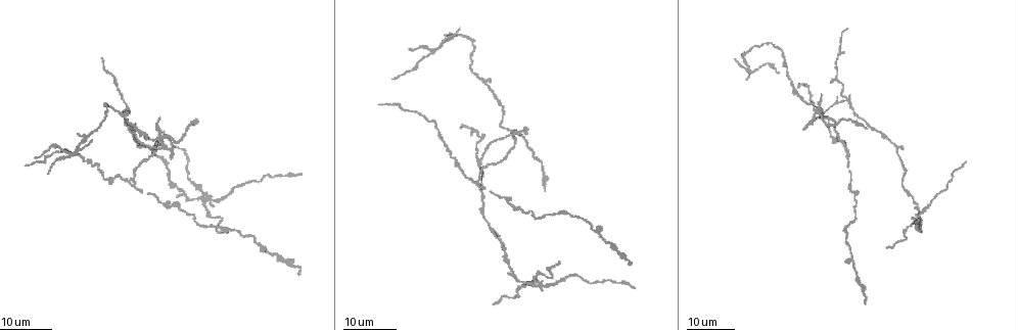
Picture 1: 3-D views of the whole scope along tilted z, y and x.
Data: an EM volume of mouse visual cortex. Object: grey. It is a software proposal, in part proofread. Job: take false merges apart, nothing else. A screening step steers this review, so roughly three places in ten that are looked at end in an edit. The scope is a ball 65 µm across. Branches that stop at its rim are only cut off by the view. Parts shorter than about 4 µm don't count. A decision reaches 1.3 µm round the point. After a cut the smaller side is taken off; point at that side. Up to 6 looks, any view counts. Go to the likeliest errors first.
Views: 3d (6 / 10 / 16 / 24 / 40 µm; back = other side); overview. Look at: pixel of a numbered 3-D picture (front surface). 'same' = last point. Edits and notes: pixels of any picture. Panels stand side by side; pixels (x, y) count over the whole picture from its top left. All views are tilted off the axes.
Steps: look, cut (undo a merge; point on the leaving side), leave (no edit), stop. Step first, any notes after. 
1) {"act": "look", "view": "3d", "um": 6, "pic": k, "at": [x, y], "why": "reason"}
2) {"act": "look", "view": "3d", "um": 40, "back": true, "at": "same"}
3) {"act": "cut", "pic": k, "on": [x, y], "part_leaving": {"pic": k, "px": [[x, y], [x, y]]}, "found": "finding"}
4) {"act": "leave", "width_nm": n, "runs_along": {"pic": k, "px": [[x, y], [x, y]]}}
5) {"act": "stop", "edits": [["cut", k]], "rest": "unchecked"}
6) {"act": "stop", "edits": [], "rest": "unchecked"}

{"act": "look", "view": "3d", "um": 24, "pic": 1, "at": [208, 200], "why": "thin arm on a thick one"}

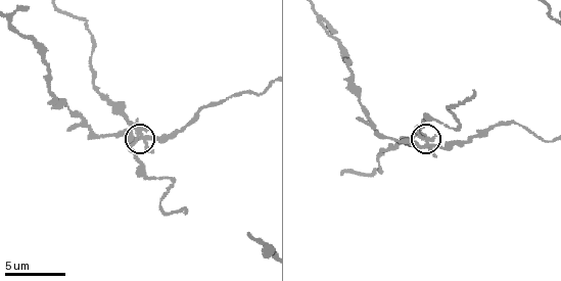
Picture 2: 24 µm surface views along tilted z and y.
{"act": "look", "view": "3d", "um": 10, "pic": 2, "at": [430, 146]}

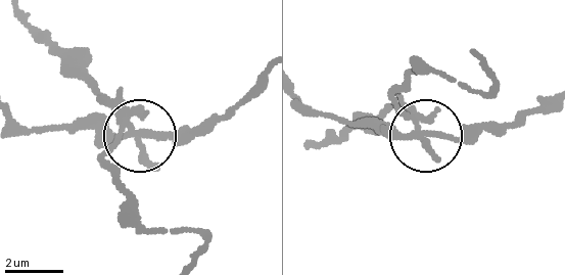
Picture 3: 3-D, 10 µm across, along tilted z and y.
{"act": "cut", "pic": 3, "on": [121, 101], "part_leaving": {"pic": 3, "px": [[131, 129], [123, 108], [66, 71], [20, 12]]}, "found": "two neurons meet here"}

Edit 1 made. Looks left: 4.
{"act": "look", "view": "3d", "um": 16, "pic": 1, "at": [477, 161], "why": "four or more arms meet"}

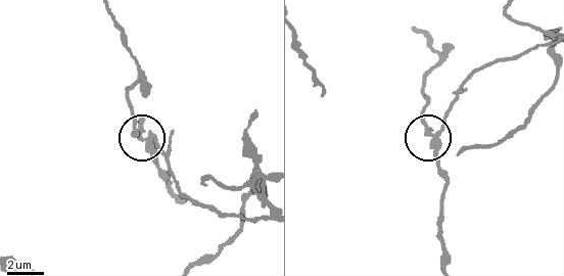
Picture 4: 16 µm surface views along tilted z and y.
{"act": "look", "view": "3d", "um": 10, "pic": 4, "at": [147, 142]}

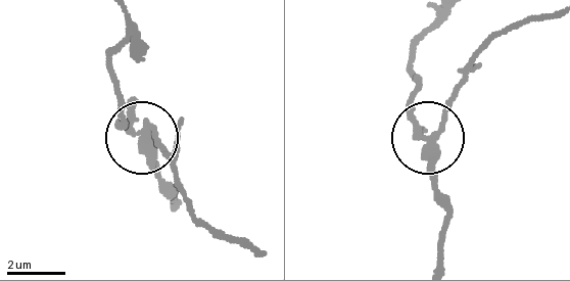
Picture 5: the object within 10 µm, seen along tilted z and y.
{"act": "cut", "pic": 5, "on": [159, 138], "arms": 4, "part_leaving": {"pic": 5, "px": [[138, 131], [151, 130], [195, 214], [243, 240]]}, "found": "two neurons meet here"}

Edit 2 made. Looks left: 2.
{"act": "look", "view": "3d", "um": 16, "pic": 1, "at": [896, 144]}

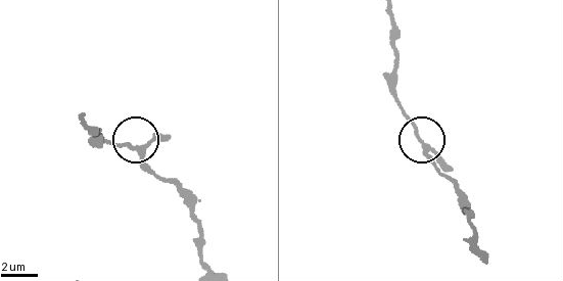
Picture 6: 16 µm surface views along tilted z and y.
{"act": "look", "view": "3d", "um": 6, "pic": 6, "at": [415, 133]}

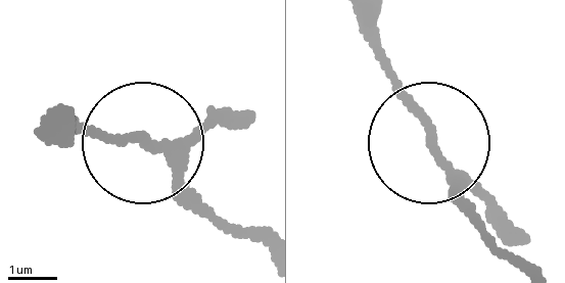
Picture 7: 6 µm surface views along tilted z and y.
{"act": "leave", "runs_along": {"pic": 7, "px": [[371, 21], [492, 247]]}, "found": "continuous, no second neuron"}

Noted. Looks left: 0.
{"act": "stop", "edits": [["cut", 3], ["cut", 5]], "rest": "unchecked"}

